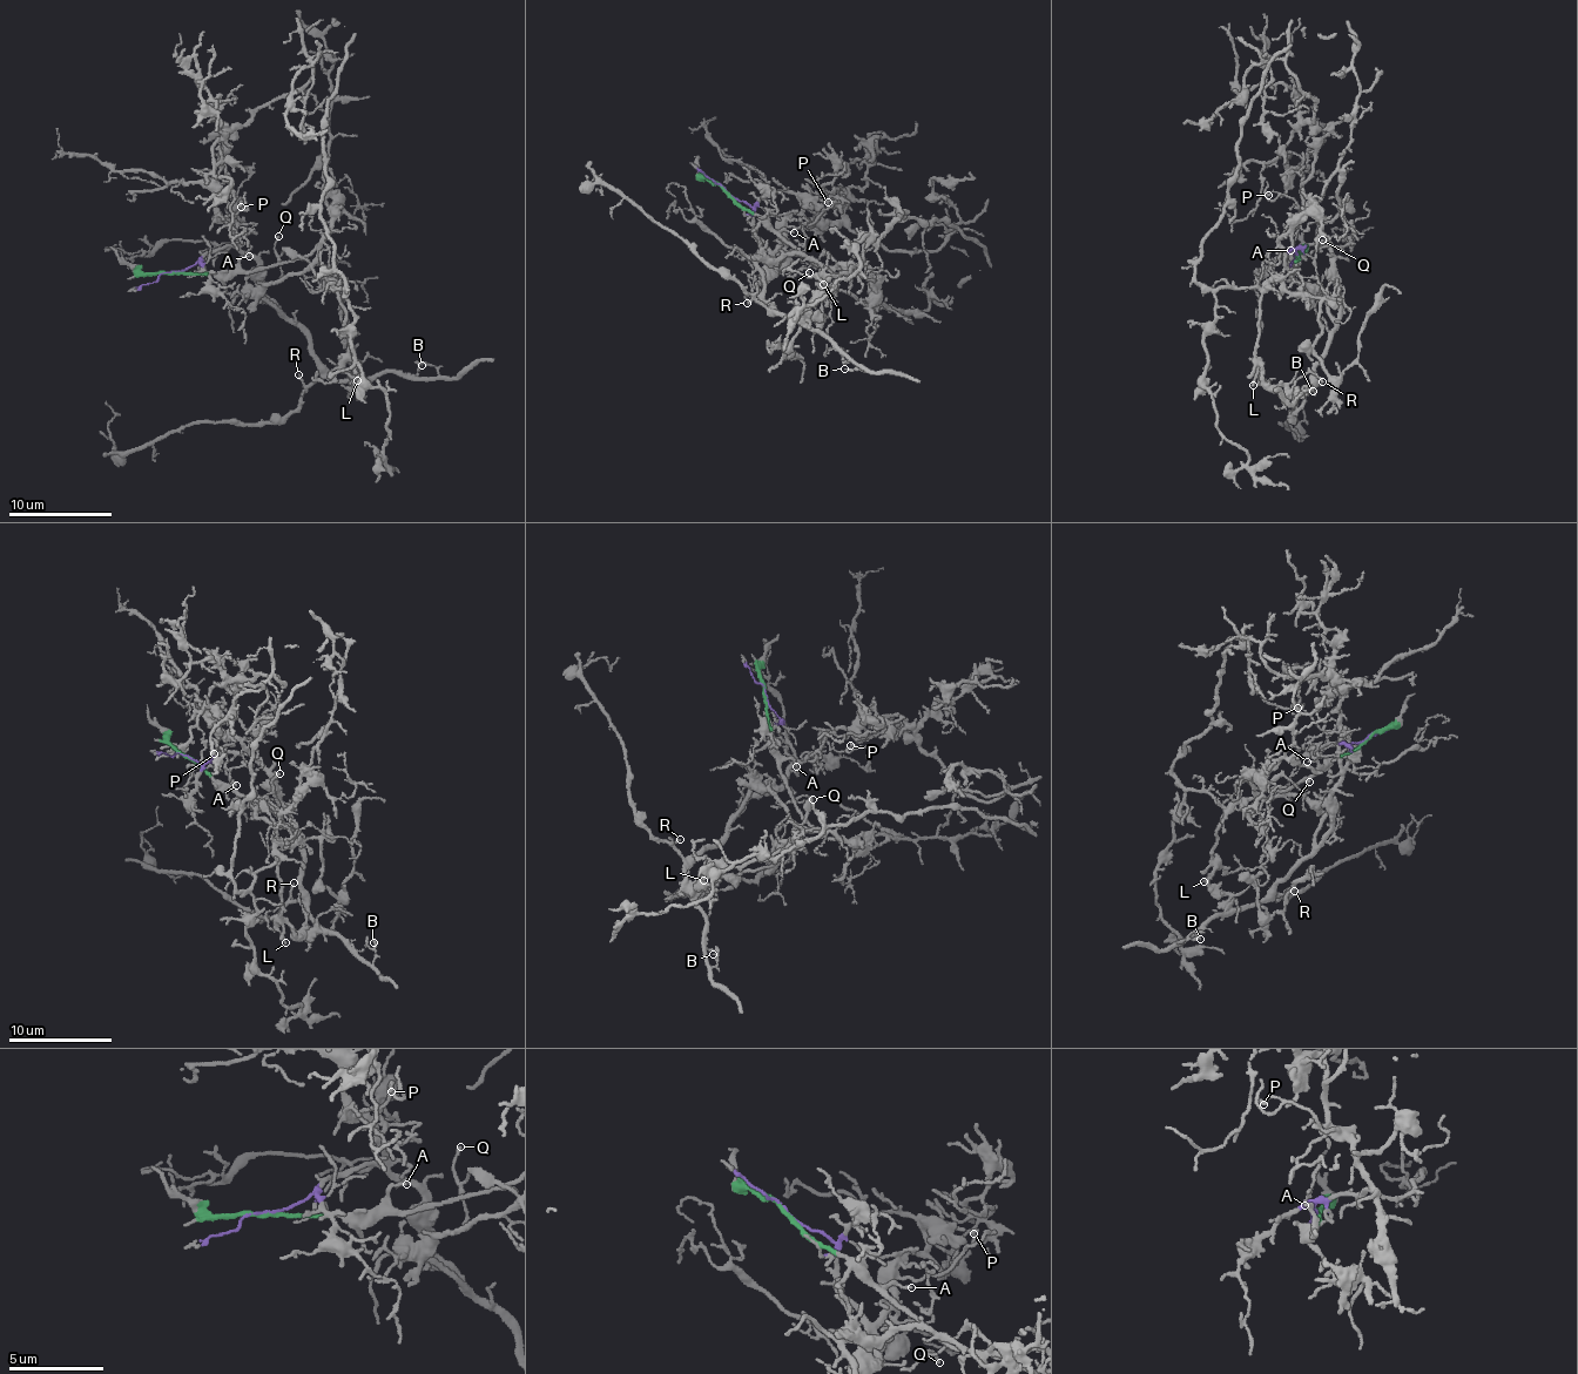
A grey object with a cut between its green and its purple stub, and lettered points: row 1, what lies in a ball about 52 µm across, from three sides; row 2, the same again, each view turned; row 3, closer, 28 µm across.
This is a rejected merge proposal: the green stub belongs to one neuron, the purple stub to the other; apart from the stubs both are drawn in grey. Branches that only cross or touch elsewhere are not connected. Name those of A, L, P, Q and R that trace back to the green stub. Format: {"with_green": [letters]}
{"with_green": ["A", "L", "Q"]}

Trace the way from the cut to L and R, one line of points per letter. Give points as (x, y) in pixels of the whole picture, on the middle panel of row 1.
L: (727, 191), (762, 216), (809, 261), (852, 266), (849, 272), (822, 279), (823, 285)
R: (727, 191), (748, 205), (753, 235), (764, 245), (774, 272), (757, 282), (771, 306), (752, 298), (747, 304)

